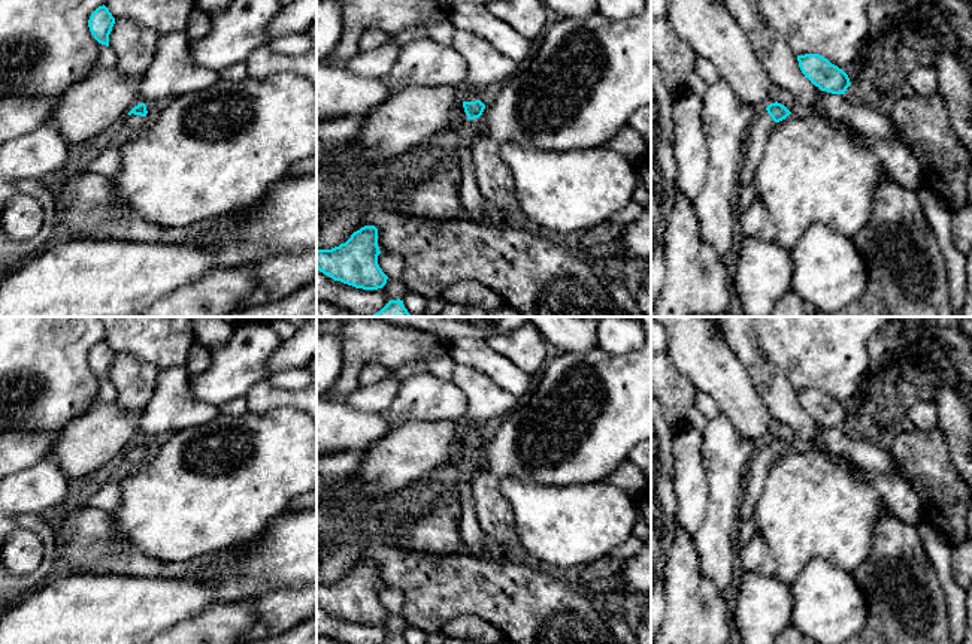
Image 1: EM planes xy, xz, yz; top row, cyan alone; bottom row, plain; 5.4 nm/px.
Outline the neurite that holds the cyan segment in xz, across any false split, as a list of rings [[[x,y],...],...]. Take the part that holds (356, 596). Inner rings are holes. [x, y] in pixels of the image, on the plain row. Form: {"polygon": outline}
{"polygon": [[[364,560],[331,584],[317,584],[317,604],[324,610],[363,625],[378,625],[388,611],[378,599],[378,563]]]}

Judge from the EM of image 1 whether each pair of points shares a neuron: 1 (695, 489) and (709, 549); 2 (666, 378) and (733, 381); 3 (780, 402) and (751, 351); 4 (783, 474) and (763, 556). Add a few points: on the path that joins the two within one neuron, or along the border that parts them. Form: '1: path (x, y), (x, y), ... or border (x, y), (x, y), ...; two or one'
1: border (709, 486), (706, 513), (693, 535); two
2: border (668, 351), (669, 360), (696, 390); two
3: path (775, 390), (756, 363); one
4: border (750, 529), (768, 546), (777, 574); two

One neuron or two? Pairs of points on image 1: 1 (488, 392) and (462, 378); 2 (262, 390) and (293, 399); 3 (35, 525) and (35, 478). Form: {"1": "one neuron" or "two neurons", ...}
{"1": "one neuron", "2": "one neuron", "3": "two neurons"}

